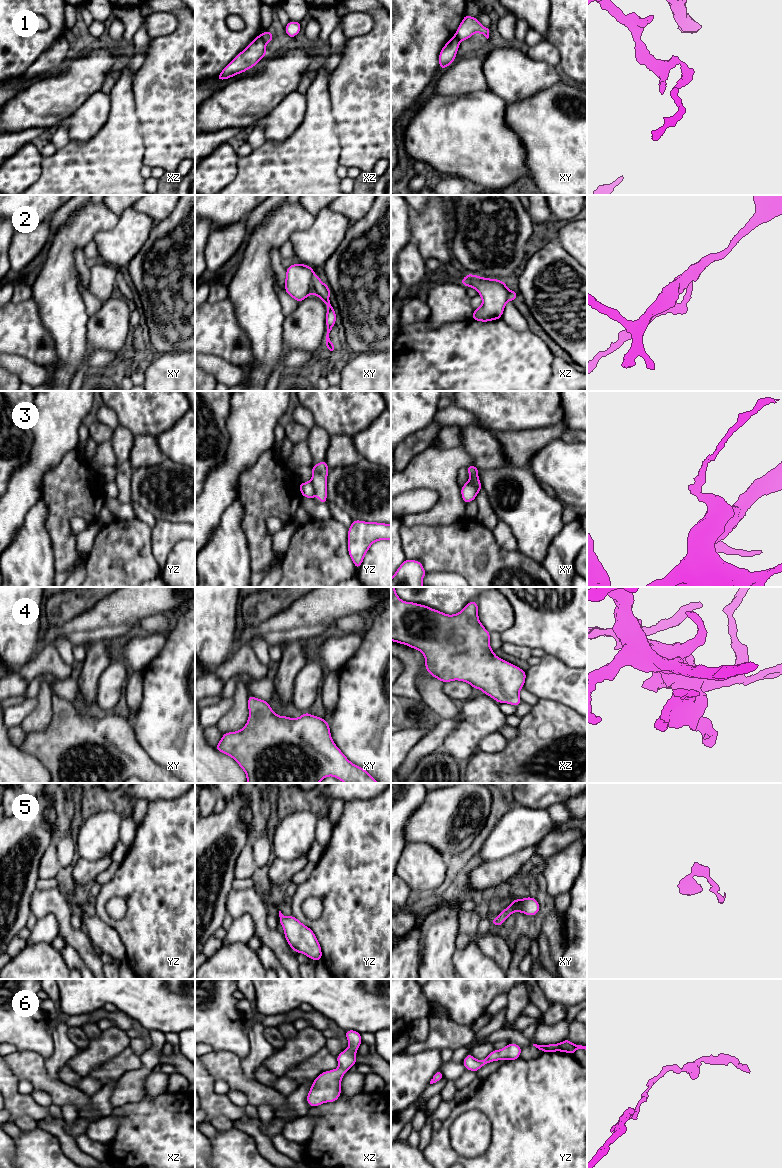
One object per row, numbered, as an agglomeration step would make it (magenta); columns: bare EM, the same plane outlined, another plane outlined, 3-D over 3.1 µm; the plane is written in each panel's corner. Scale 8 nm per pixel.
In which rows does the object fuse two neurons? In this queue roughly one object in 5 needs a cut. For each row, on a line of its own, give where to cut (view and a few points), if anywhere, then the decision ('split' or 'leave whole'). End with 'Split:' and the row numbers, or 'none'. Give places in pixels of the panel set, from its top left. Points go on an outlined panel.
1: cut in xz along (259, 35), (265, 43); split
2: cut in xy along (314, 275), (311, 293); split
3: cut in yz along (311, 480), (315, 494); split
4: no cut; leave whole
5: no cut; leave whole
6: no cut; leave whole
Split: 1, 2, 3

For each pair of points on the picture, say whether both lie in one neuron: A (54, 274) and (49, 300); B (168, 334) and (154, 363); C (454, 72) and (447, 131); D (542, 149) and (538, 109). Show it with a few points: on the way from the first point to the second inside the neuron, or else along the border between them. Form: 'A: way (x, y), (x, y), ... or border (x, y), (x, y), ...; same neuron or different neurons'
A: way (54, 280), (54, 294); same neuron
B: border (181, 351), (152, 355); different neurons
C: border (474, 91), (468, 94), (456, 95), (436, 94); different neurons
D: way (542, 139), (542, 119); same neuron

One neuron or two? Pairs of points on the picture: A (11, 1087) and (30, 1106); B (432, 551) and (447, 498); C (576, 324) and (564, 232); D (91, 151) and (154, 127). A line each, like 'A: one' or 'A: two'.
A: one
B: two
C: two
D: two

